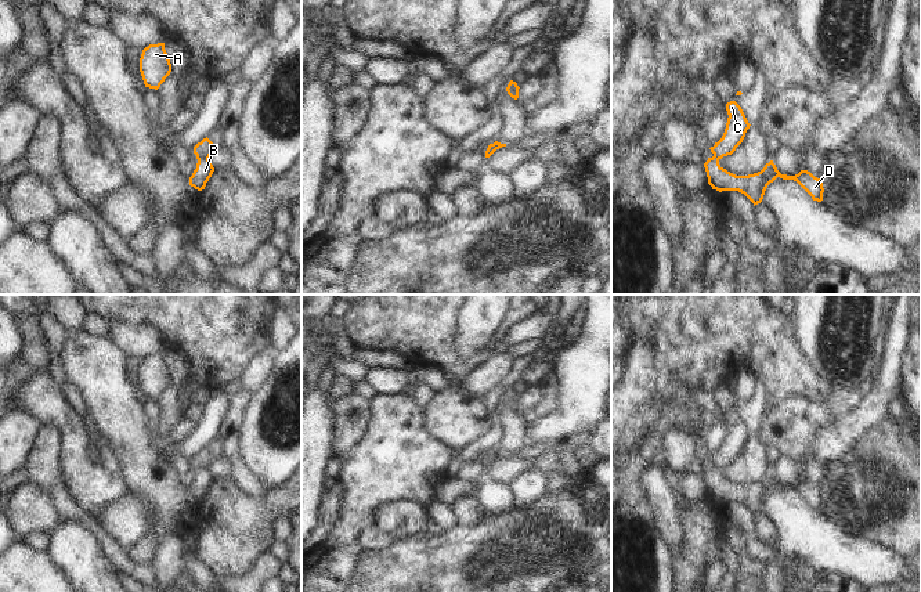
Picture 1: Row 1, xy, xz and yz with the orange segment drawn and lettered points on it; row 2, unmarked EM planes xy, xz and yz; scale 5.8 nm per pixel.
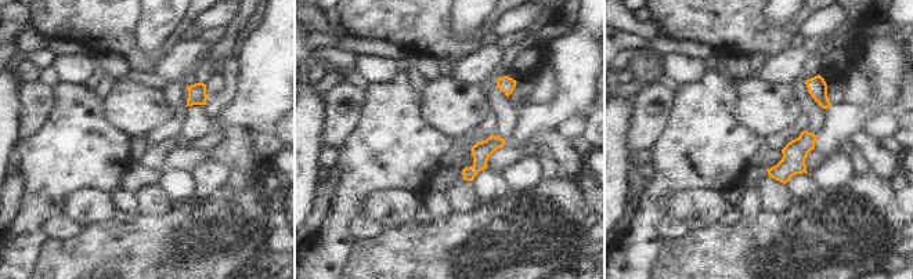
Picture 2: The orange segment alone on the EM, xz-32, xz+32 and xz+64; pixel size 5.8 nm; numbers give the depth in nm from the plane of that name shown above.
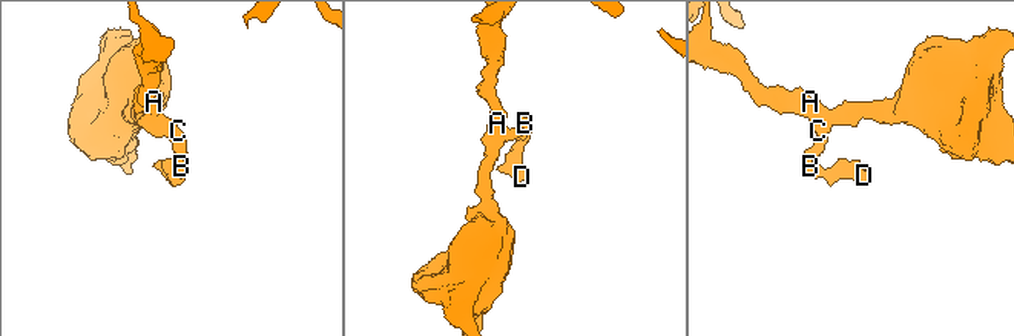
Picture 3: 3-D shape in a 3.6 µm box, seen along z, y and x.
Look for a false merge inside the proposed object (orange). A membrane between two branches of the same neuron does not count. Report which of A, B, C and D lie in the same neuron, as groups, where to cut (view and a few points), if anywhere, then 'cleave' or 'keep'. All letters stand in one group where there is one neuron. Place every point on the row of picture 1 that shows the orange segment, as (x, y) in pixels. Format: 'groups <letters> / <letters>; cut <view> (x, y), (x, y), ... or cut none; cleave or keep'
groups A C / B D; cut xy (208, 158), (198, 159); cleave

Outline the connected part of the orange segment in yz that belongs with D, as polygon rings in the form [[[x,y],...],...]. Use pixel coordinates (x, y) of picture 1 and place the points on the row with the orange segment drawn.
[[[716,156],[708,158],[704,167],[707,172],[708,184],[712,189],[719,192],[738,191],[744,194],[754,203],[754,206],[762,202],[768,185],[777,177],[797,181],[813,201],[823,201],[823,178],[815,177],[808,170],[801,170],[795,176],[781,174],[773,160],[766,163],[761,172],[748,176],[736,176],[727,172],[719,165],[719,159]]]

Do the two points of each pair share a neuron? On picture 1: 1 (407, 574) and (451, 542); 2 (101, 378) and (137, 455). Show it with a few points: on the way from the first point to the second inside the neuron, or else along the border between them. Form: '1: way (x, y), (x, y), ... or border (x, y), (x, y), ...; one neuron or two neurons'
1: way (418, 574), (440, 553); one neuron
2: way (111, 397), (130, 436); one neuron

